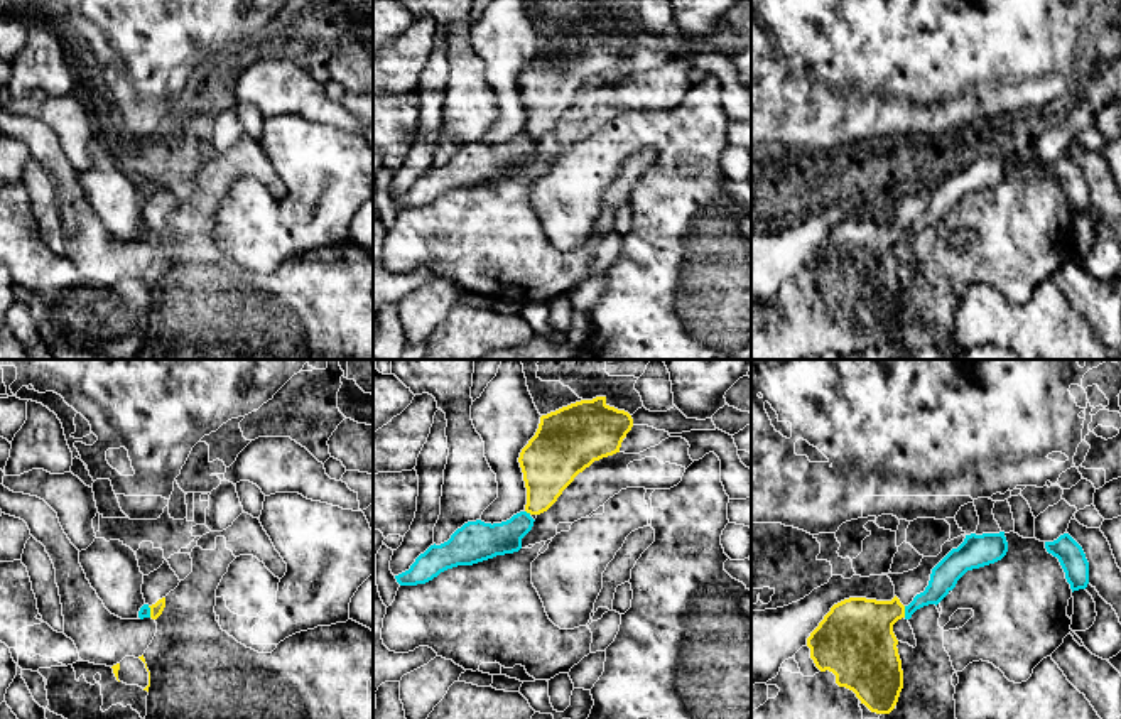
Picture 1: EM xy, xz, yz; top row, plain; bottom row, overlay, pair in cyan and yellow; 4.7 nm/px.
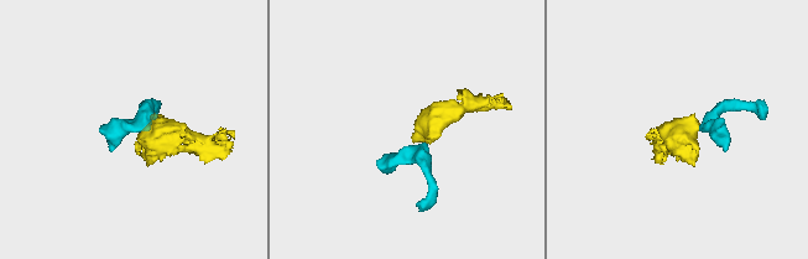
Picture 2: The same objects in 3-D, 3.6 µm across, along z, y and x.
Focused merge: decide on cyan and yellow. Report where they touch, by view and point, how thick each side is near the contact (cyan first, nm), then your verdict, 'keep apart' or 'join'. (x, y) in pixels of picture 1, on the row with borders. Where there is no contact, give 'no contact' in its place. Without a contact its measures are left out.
yz (905, 611) | 130/340 nm | keep apart

